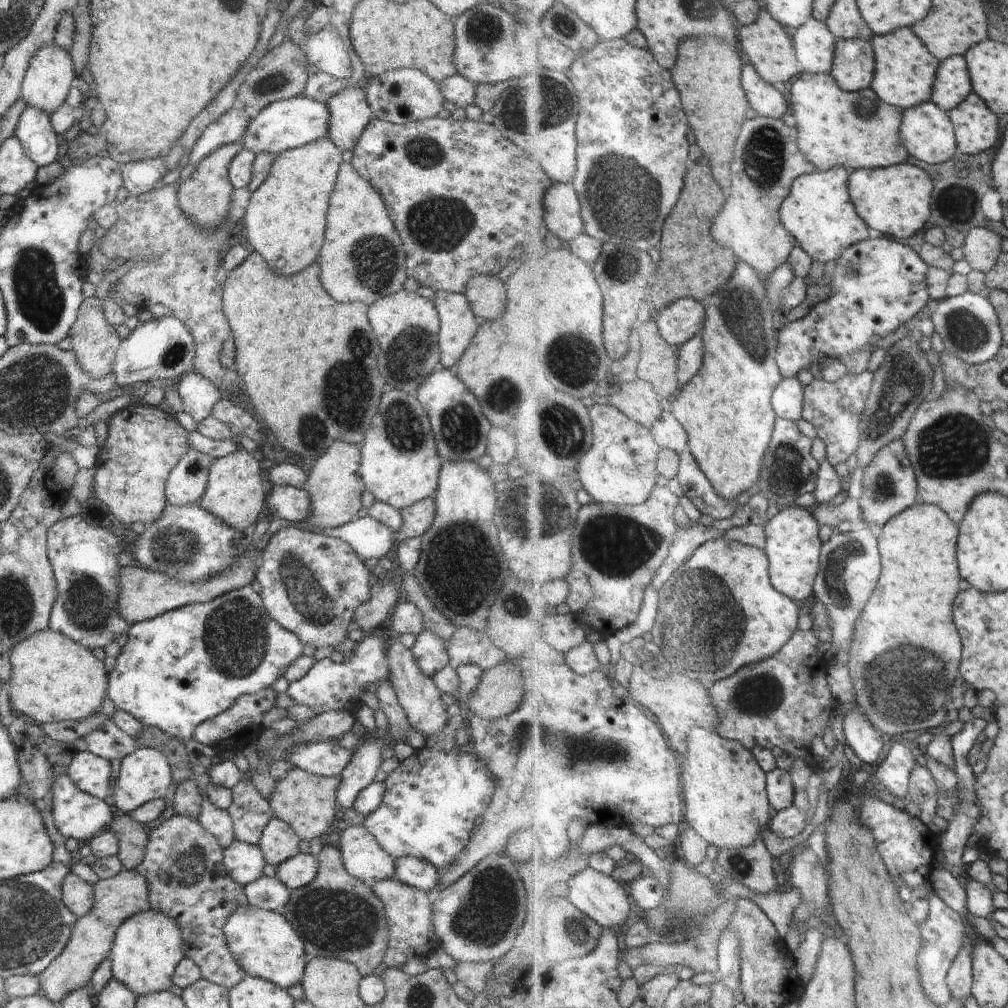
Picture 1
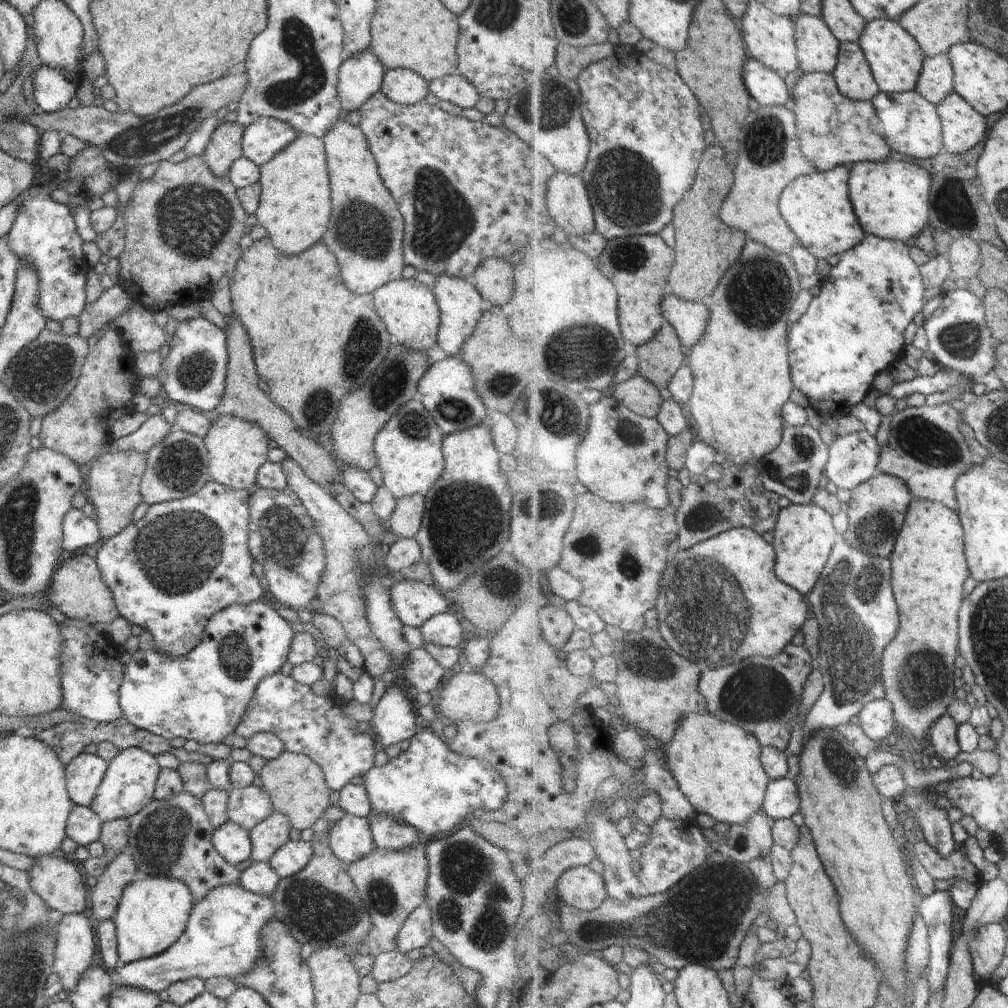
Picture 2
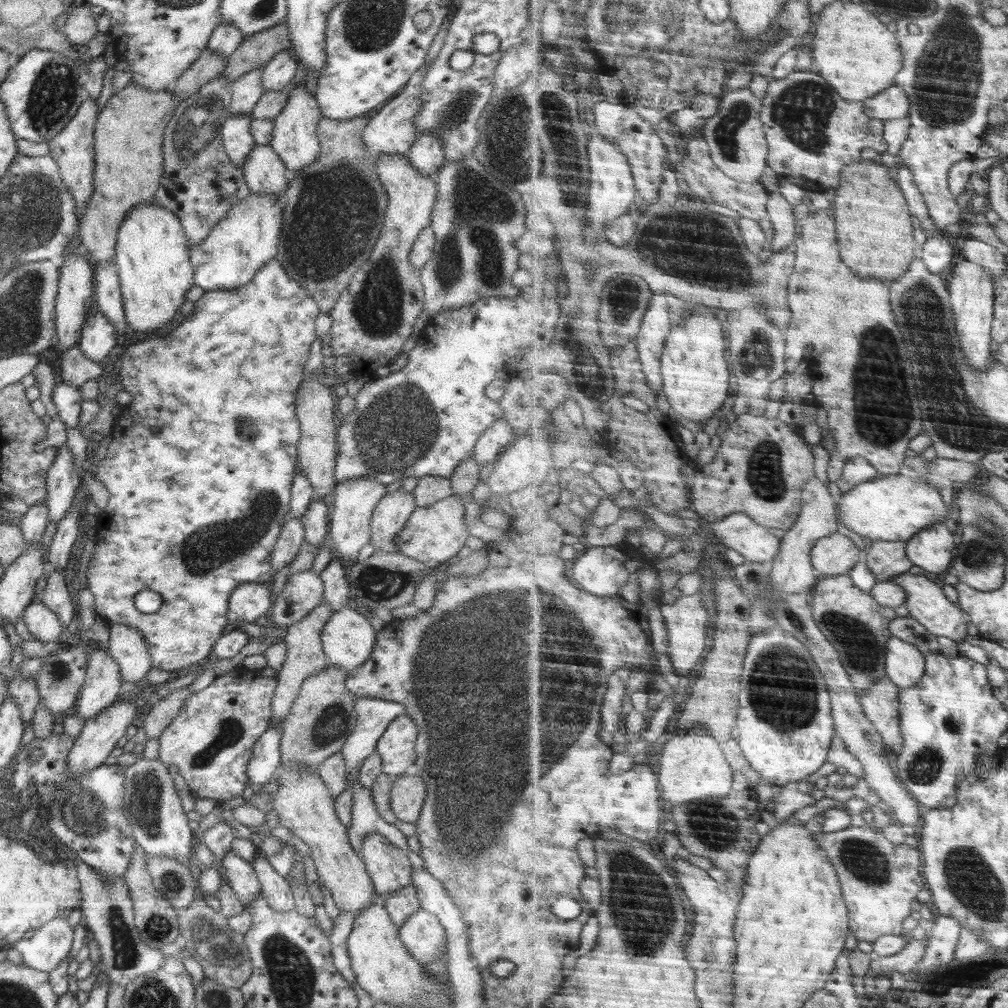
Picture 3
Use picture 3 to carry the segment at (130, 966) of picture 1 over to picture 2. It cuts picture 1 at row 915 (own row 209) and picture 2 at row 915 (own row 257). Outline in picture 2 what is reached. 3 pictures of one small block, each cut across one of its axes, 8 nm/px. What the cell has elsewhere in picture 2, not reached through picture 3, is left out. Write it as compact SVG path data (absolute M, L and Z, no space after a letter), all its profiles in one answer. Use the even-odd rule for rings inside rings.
M140 875L124 888L113 916L119 959L130 964L168 950L182 936L194 904L184 882L166 876Z

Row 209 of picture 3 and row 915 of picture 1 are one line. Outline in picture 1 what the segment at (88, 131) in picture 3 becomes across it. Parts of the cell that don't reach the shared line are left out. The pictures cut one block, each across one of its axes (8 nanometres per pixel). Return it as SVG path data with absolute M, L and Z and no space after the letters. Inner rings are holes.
M68 873L61 886L62 902L77 917L86 916L94 906L93 886L74 873Z

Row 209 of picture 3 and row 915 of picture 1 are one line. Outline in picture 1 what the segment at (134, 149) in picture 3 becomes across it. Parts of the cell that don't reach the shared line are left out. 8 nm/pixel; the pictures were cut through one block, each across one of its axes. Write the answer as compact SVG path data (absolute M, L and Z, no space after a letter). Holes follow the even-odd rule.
M123 869L120 874L107 879L100 879L93 884L94 906L86 916L77 917L72 927L70 940L64 950L57 956L42 974L37 974L40 990L48 1000L59 1005L64 996L78 988L88 988L92 974L109 954L116 936L118 926L138 914L150 910L148 902L147 880L135 869Z

